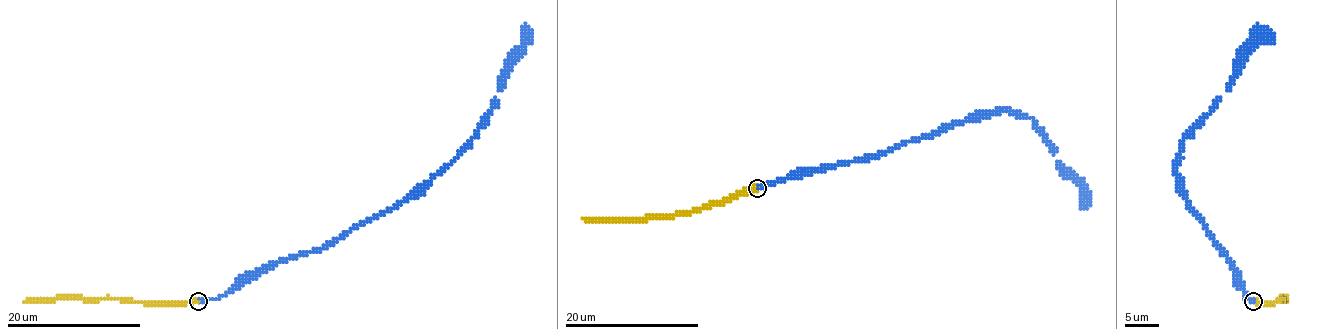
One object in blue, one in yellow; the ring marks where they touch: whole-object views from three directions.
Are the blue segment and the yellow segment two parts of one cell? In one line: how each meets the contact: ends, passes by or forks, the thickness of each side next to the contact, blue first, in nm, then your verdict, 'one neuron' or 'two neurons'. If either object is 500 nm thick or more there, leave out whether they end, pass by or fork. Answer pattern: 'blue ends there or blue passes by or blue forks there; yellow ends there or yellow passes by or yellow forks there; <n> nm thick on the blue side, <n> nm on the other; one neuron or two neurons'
300 nm thick on the blue side, 600 nm on the other; one neuron

